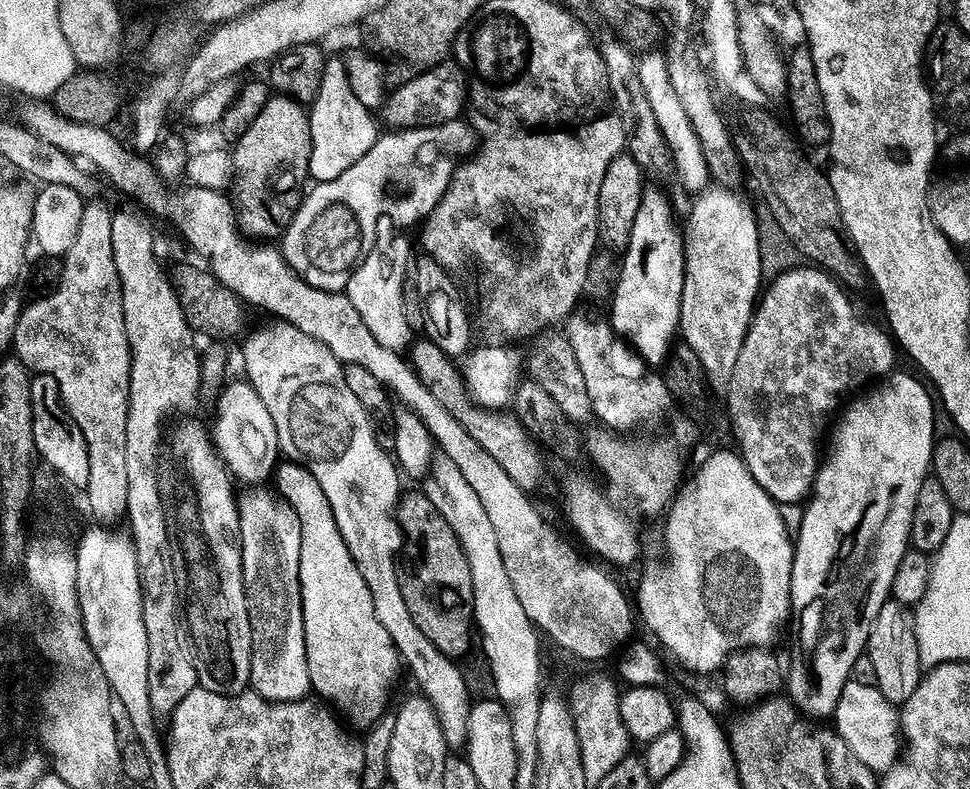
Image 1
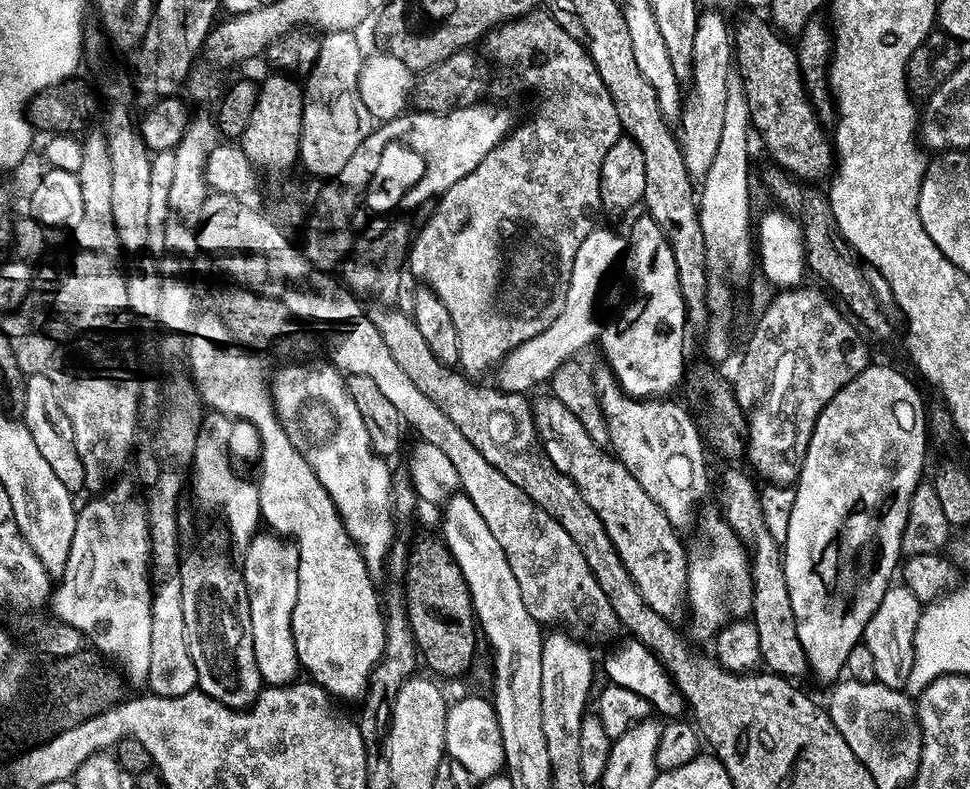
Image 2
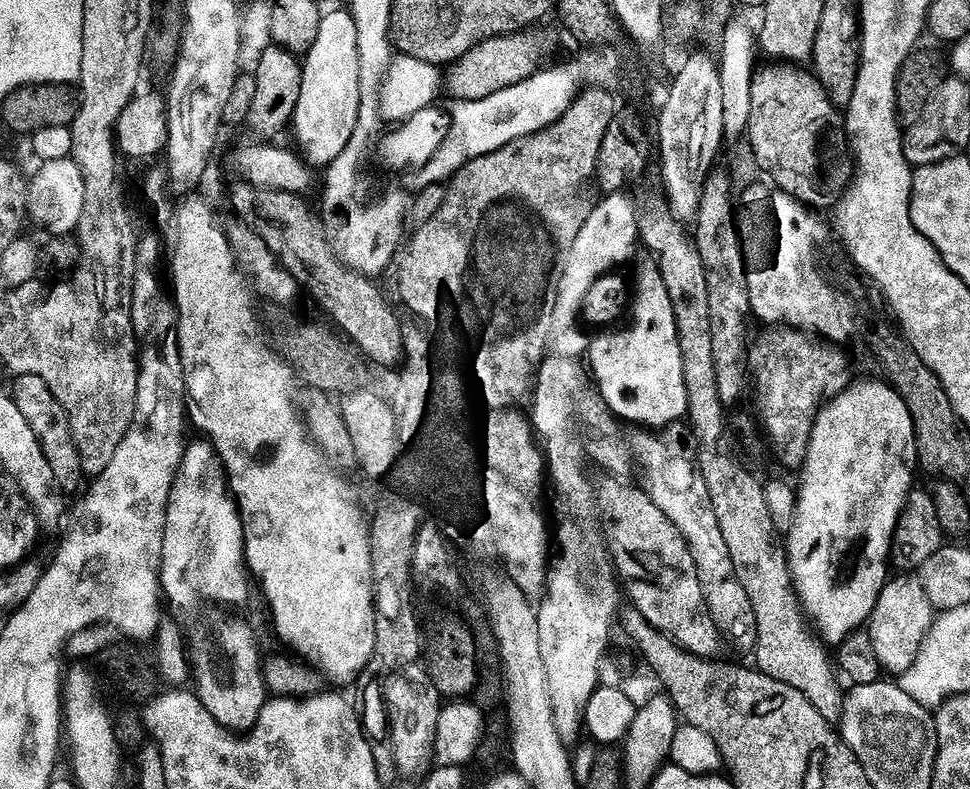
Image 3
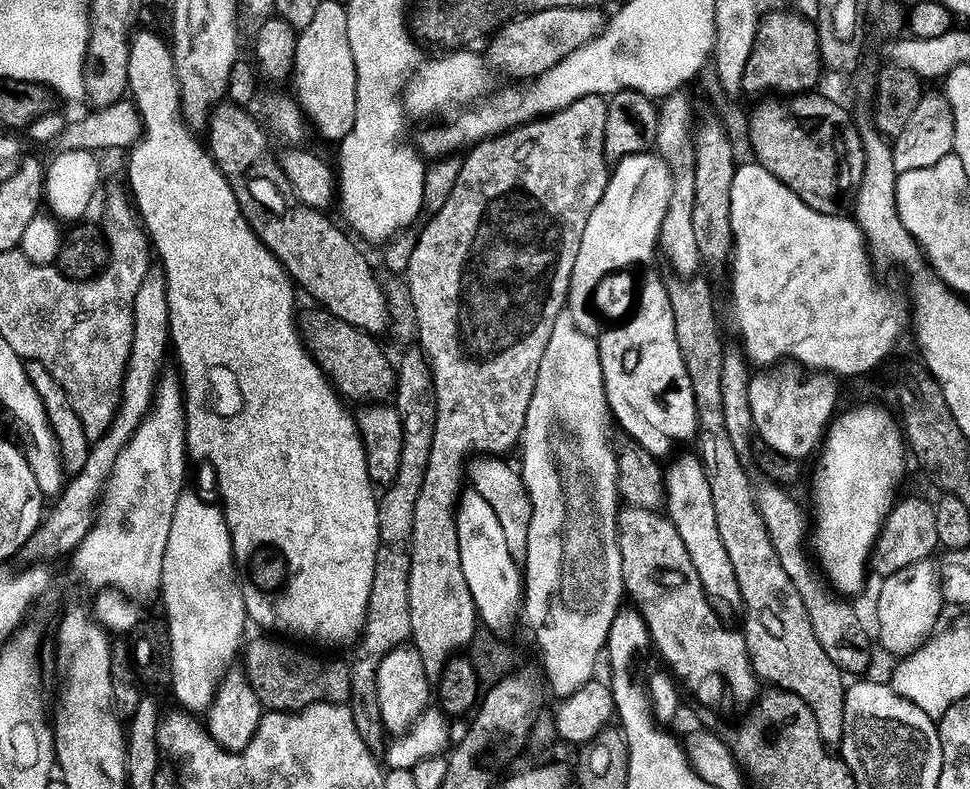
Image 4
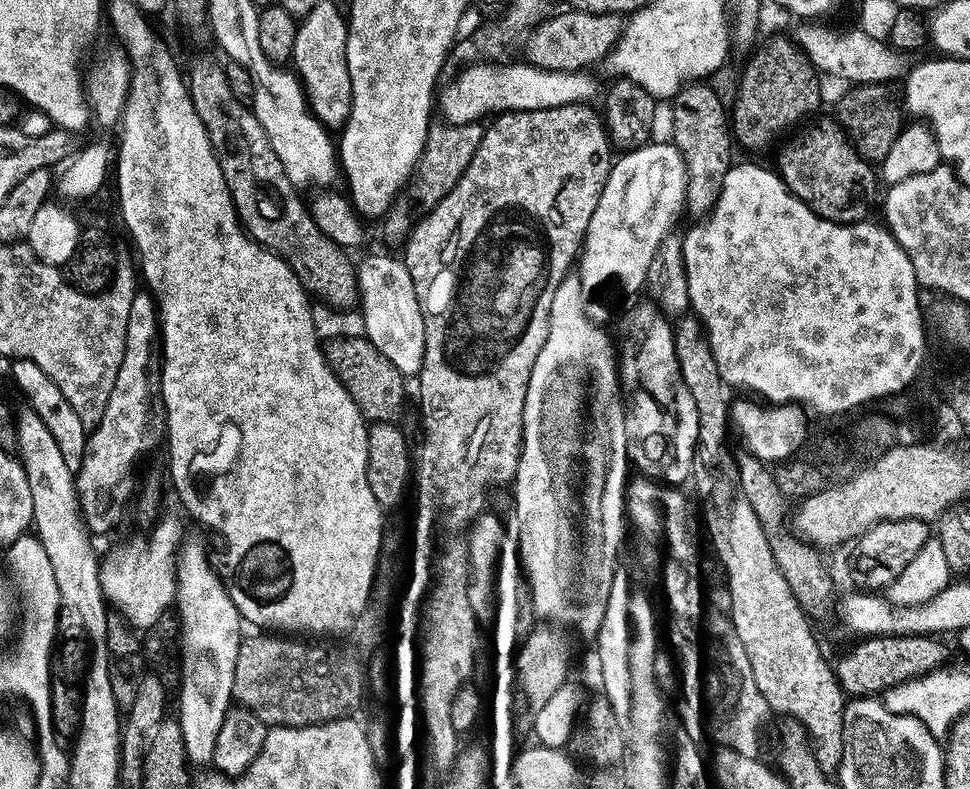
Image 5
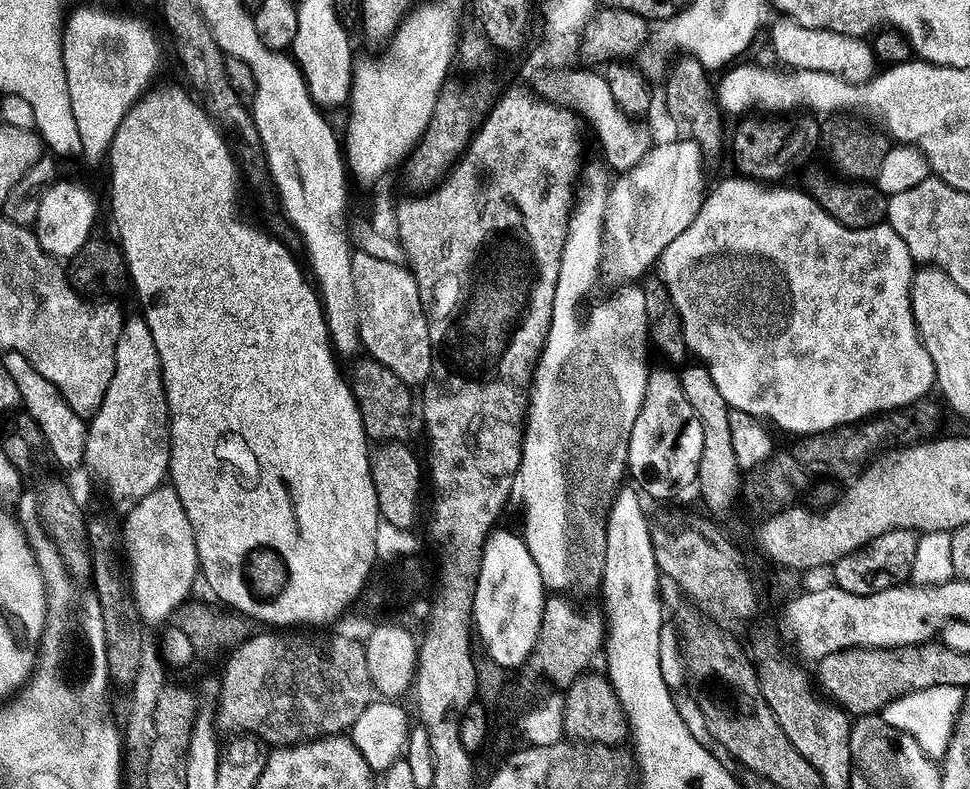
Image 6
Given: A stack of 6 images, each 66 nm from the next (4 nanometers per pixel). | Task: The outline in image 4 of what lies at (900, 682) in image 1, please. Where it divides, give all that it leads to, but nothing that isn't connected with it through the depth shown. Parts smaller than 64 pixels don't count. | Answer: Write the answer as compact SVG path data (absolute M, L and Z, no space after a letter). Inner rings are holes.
M930 563L912 564L879 581L881 584L876 592L876 634L874 630L874 636L876 640L880 639L881 646L886 651L893 652L896 658L903 658L908 653L915 652L937 631L936 619L939 618L940 606L942 607L942 580L939 575L936 577L935 570L928 564Z

